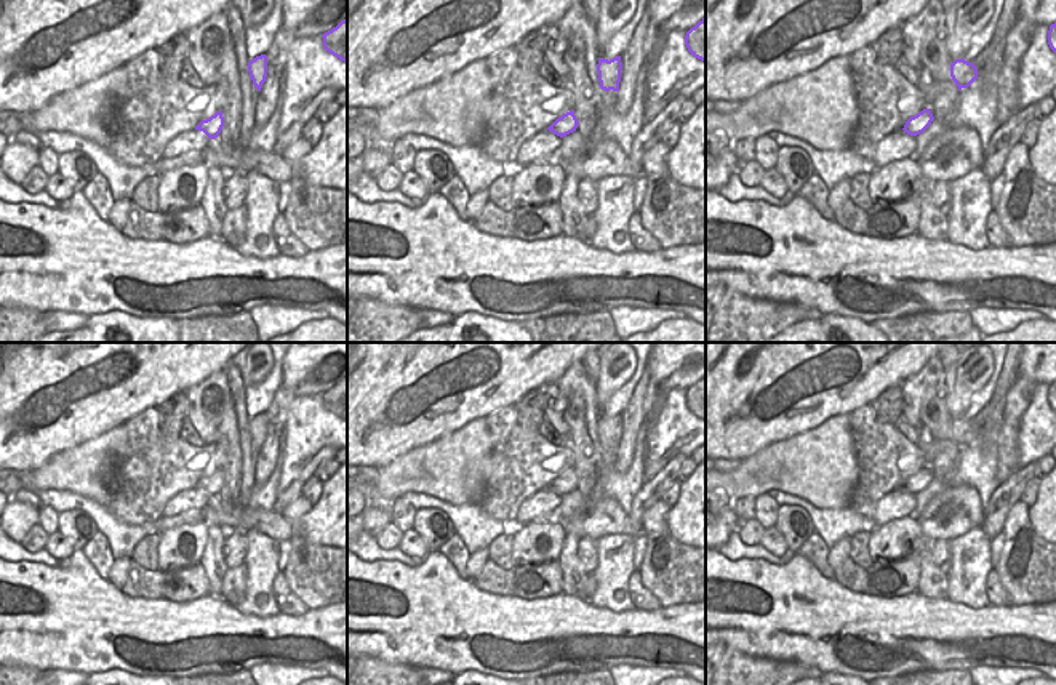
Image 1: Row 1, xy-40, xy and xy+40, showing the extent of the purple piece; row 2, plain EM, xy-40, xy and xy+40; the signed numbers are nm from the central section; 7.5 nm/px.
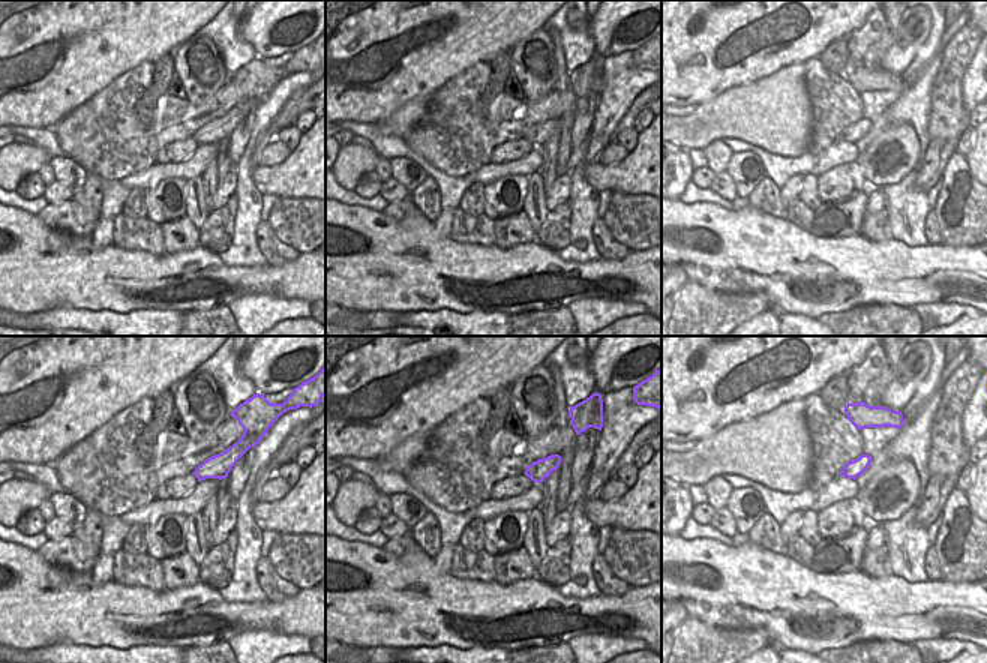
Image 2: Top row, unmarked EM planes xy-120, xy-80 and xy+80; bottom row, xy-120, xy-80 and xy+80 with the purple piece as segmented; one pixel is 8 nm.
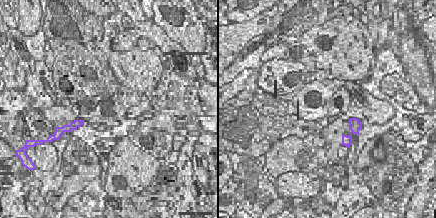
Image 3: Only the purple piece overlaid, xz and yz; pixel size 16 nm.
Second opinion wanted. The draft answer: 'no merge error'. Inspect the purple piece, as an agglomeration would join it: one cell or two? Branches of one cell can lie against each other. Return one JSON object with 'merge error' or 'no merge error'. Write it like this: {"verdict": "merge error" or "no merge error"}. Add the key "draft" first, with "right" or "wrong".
{"draft": "wrong", "verdict": "merge error"}

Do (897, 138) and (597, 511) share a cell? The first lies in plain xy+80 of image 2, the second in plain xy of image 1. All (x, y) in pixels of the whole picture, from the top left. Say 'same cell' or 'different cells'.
same cell

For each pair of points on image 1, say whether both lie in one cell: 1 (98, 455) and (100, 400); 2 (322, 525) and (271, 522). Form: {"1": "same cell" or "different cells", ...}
{"1": "different cells", "2": "same cell"}

